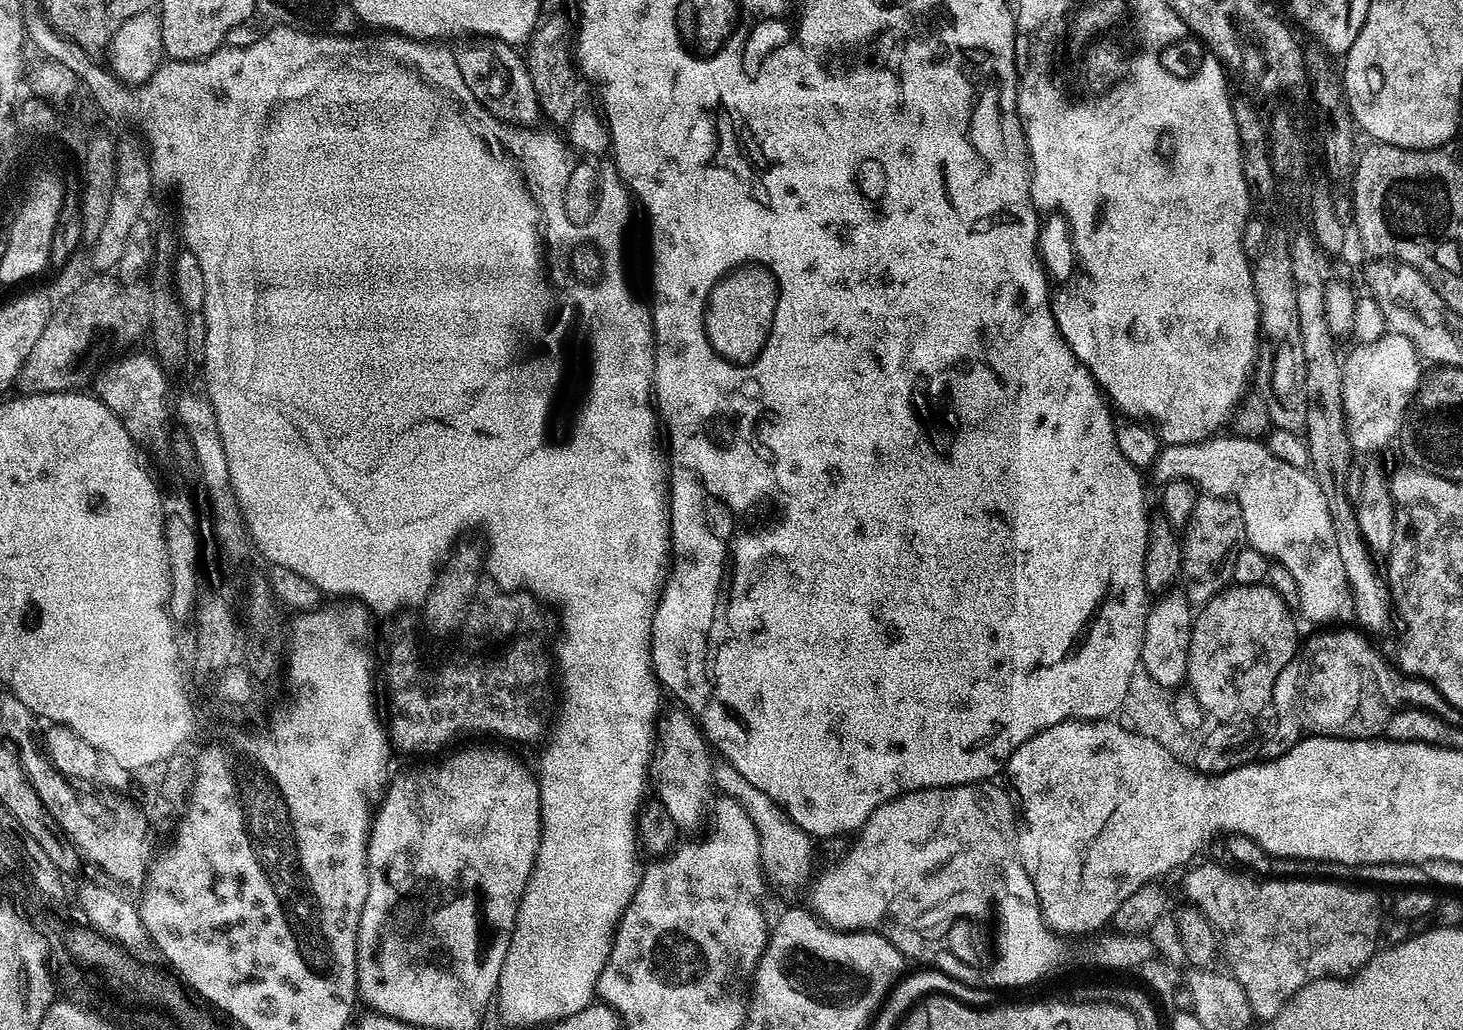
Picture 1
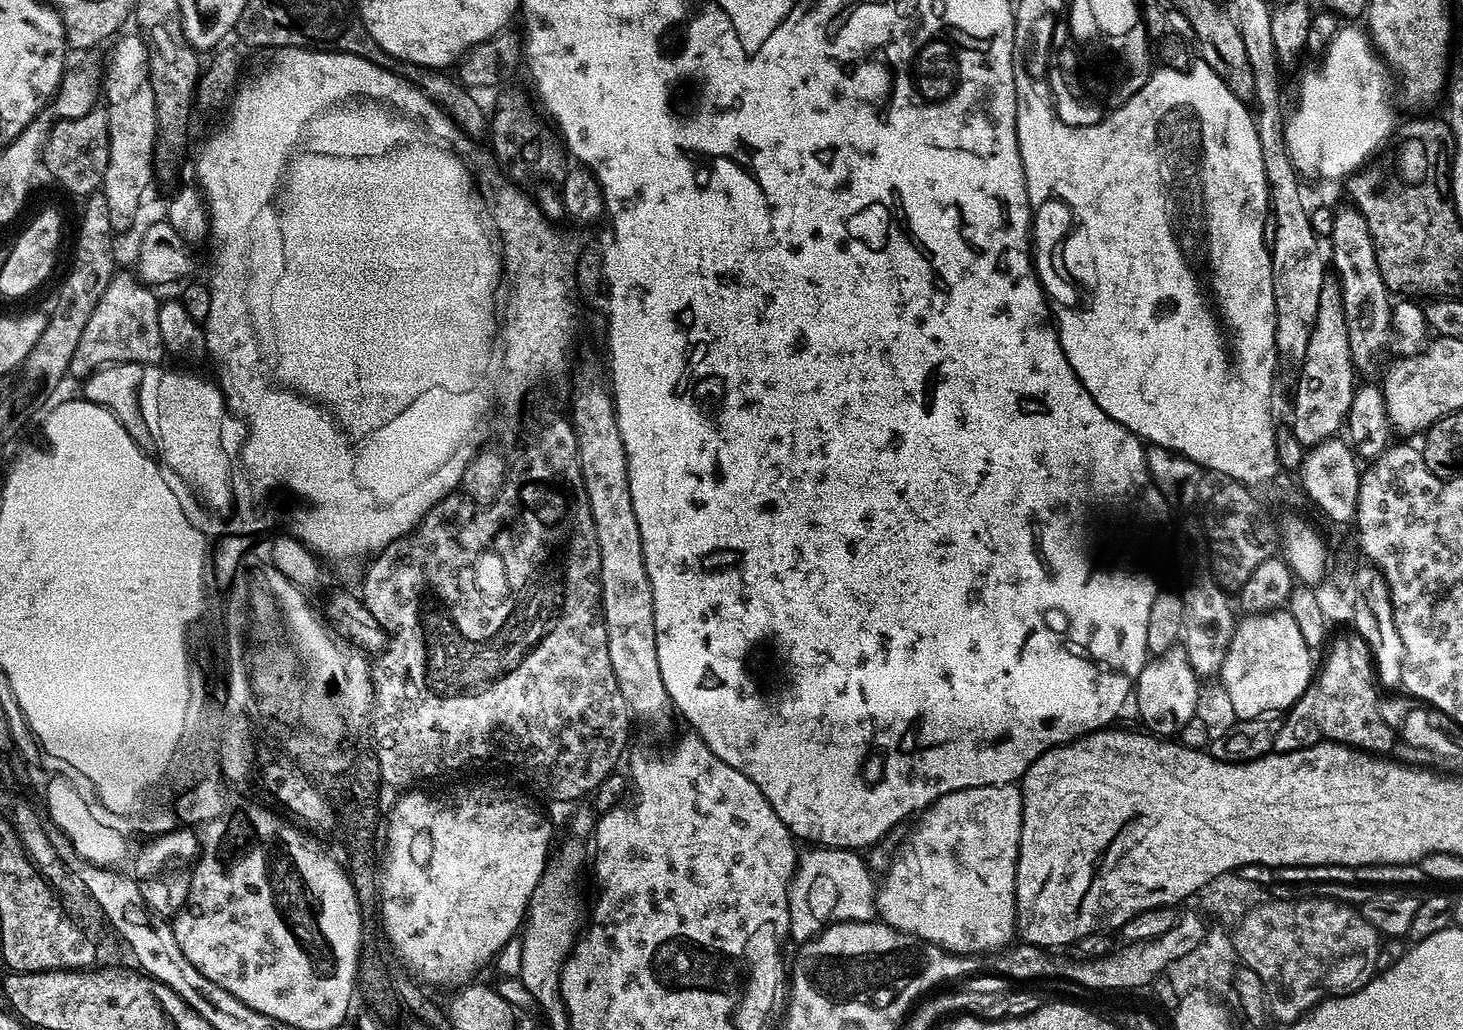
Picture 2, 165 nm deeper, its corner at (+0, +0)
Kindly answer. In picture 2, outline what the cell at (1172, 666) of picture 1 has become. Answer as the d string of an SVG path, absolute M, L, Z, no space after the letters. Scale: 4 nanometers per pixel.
M1173 646L1164 652L1155 653L1145 664L1136 679L1134 704L1140 707L1140 716L1152 724L1156 734L1176 734L1180 727L1197 715L1196 703L1200 700L1200 684L1192 663L1188 661L1188 651L1183 646Z

